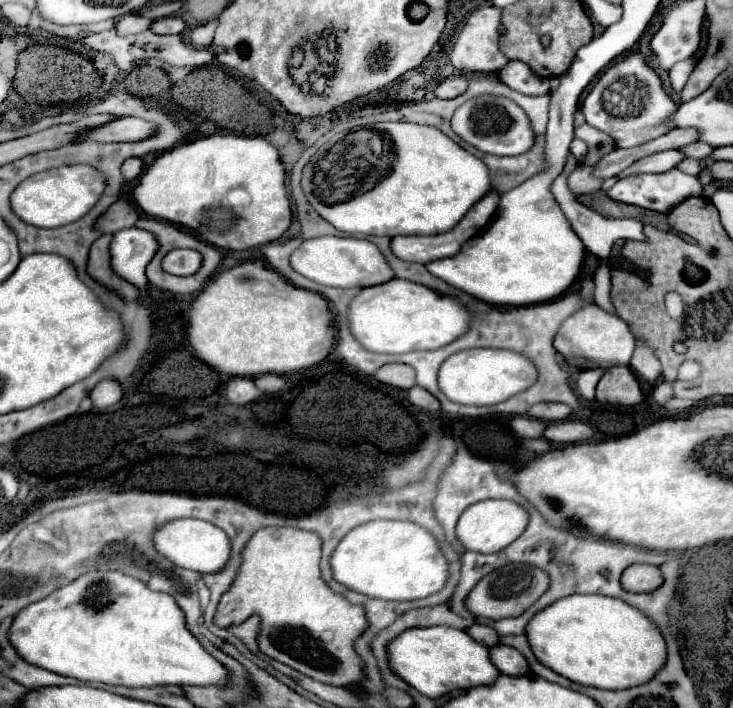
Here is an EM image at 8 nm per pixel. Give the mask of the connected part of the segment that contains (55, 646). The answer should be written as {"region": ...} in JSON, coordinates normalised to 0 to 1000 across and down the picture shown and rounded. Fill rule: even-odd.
{"region":[[[126,806],[126,809],[117,809],[117,812],[106,815],[104,821],[98,821],[95,826],[82,829],[79,835],[74,835],[63,846],[38,855],[16,877],[14,905],[16,905],[16,911],[22,911],[22,922],[27,922],[27,928],[33,928],[33,934],[44,934],[44,939],[55,939],[57,945],[71,945],[71,951],[101,956],[101,959],[109,959],[109,962],[131,962],[131,965],[169,968],[169,970],[210,970],[210,968],[306,968],[308,956],[311,956],[311,948],[306,945],[306,939],[300,939],[286,922],[281,922],[278,914],[267,905],[267,900],[254,888],[251,866],[240,855],[240,849],[235,849],[232,840],[205,835],[191,818],[169,812],[164,806]]]}

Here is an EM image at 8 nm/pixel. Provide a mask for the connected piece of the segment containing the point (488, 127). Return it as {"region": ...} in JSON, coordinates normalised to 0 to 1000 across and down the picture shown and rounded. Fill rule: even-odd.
{"region":[[[658,134],[628,148],[617,165],[617,185],[644,208],[671,219],[709,219],[729,202],[729,185],[718,160],[696,140],[674,134]]]}

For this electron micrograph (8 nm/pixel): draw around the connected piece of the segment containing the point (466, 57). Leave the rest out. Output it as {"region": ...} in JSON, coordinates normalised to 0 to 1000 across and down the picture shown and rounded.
{"region":[[[655,10],[655,13],[649,13],[636,27],[636,35],[630,38],[630,44],[628,44],[628,49],[619,61],[619,69],[614,75],[617,92],[628,100],[641,100],[641,103],[682,100],[693,89],[693,81],[688,81],[688,75],[682,75],[682,66],[679,66],[682,35],[685,35],[685,13],[679,13],[679,10]]]}

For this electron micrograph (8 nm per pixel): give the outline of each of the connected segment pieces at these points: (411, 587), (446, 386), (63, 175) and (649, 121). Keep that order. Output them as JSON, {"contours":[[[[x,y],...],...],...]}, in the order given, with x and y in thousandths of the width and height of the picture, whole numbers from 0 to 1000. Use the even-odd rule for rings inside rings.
{"contours":[[[[502,736],[464,761],[450,787],[453,815],[480,835],[527,849],[562,849],[600,835],[611,818],[606,790],[589,753],[559,736]]],[[[633,493],[600,516],[600,552],[619,569],[630,572],[677,572],[720,549],[731,538],[729,516],[709,499],[693,493]],[[729,530],[729,532],[720,532]]],[[[93,233],[79,239],[65,239],[57,244],[46,244],[44,250],[33,253],[14,278],[16,298],[38,318],[74,323],[93,315],[106,312],[115,306],[136,281],[142,270],[142,250],[123,233]]],[[[873,75],[857,78],[851,86],[835,92],[808,123],[794,145],[799,174],[838,194],[840,208],[876,205],[892,194],[911,188],[909,168],[922,157],[922,145],[903,126],[900,109],[881,92]]]]}

